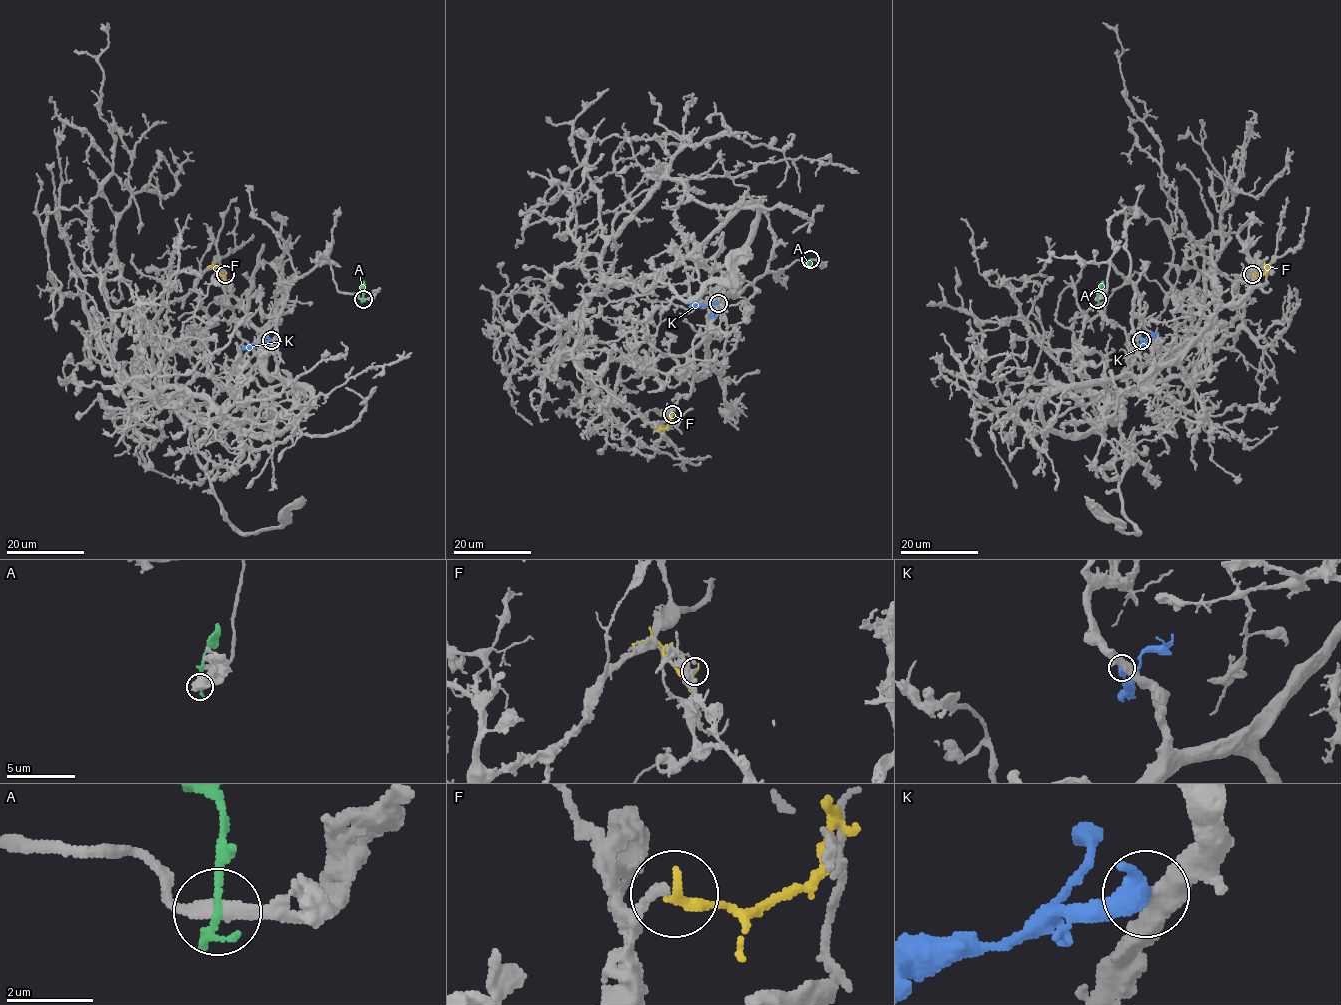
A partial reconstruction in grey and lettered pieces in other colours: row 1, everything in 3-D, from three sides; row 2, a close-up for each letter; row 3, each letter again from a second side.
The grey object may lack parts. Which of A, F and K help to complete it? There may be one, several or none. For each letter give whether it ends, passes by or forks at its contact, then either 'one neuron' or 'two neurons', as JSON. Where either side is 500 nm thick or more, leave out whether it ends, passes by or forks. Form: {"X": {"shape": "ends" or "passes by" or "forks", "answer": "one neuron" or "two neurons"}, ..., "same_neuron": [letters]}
{"A": {"shape": "ends", "answer": "two neurons"}, "F": {"shape": "ends", "answer": "two neurons"}, "K": {"answer": "two neurons"}, "same_neuron": []}

